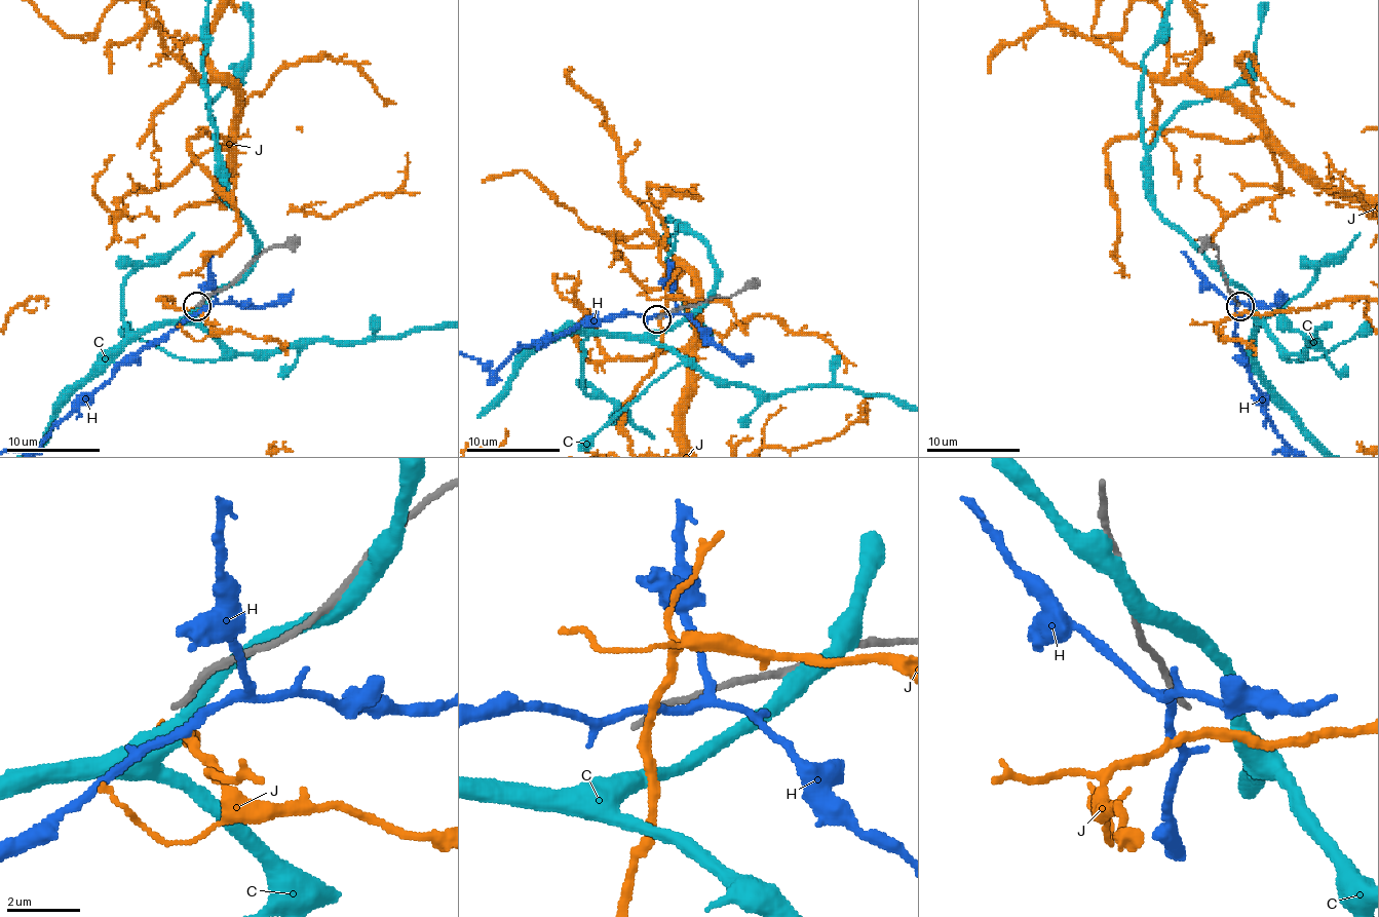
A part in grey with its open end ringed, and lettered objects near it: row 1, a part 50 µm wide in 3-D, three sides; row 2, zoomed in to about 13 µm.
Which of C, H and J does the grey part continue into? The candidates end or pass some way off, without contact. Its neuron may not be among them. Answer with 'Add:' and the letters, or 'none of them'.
Add: none of them

